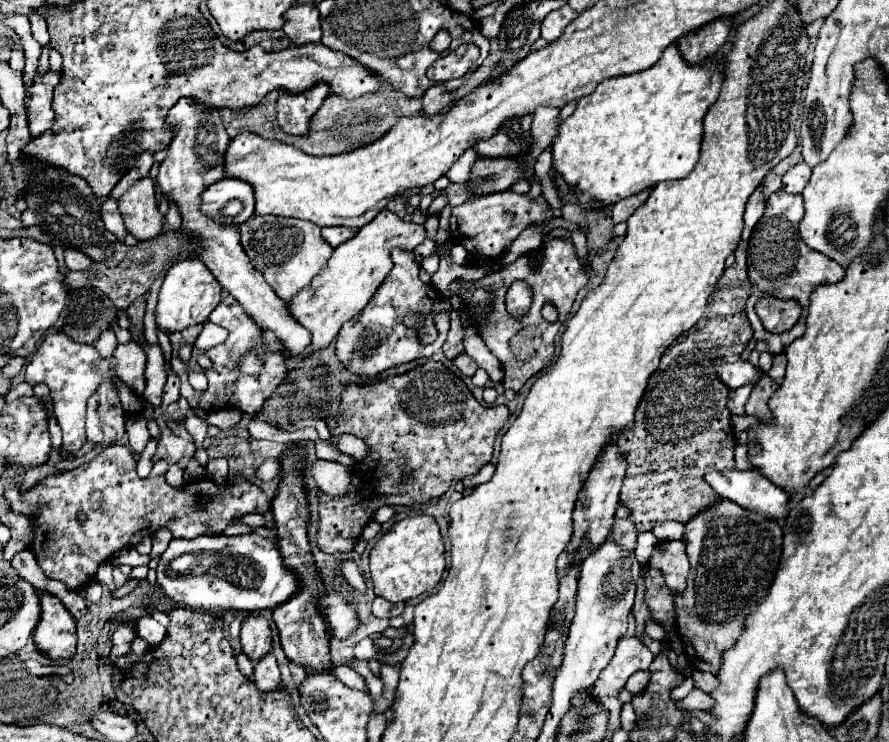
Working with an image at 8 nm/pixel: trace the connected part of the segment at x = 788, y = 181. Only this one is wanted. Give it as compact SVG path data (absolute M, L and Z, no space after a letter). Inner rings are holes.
M800 162L796 166L792 166L784 176L782 176L782 188L790 194L802 194L802 190L806 188L810 178L810 168L808 164Z

